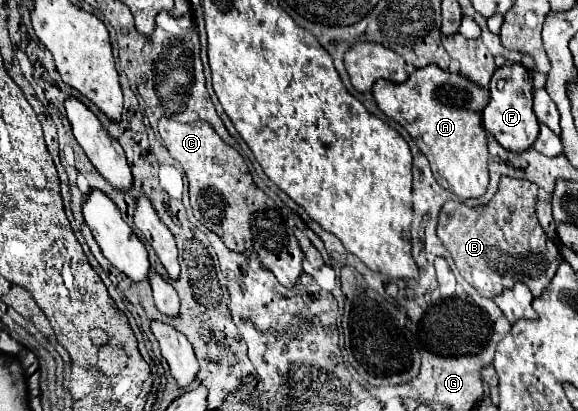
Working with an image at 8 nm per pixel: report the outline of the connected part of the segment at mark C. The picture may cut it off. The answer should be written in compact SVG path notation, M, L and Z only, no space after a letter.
M160 119L158 131L164 147L184 167L190 183L190 205L196 219L206 229L214 231L230 251L238 251L248 259L258 259L262 267L274 273L280 285L296 285L300 273L304 273L304 253L274 201L252 181L242 155L224 143L206 121L176 123L172 119Z

